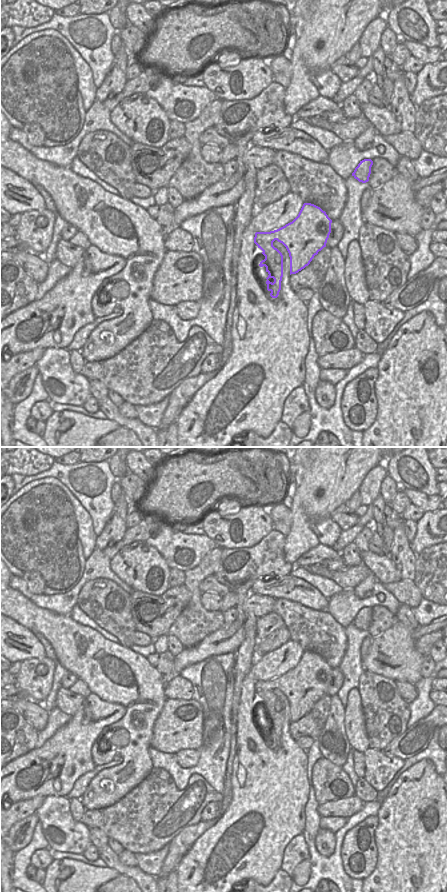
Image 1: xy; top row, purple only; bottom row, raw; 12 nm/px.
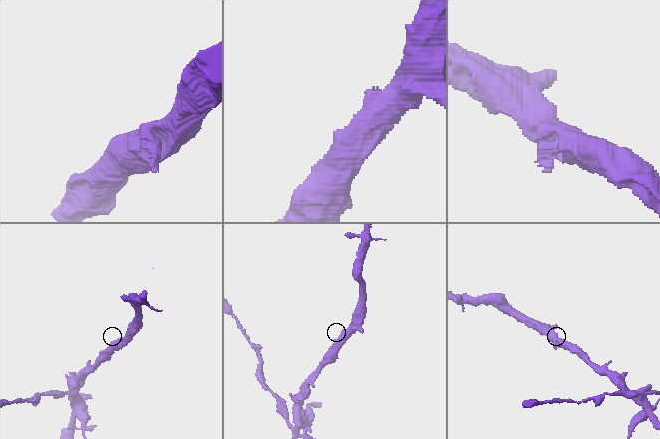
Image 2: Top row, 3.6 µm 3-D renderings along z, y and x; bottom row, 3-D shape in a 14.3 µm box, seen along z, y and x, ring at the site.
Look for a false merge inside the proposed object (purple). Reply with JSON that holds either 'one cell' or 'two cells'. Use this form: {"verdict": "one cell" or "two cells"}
{"verdict": "one cell"}

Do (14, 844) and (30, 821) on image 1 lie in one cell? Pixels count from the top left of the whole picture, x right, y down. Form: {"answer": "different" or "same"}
{"answer": "same"}

